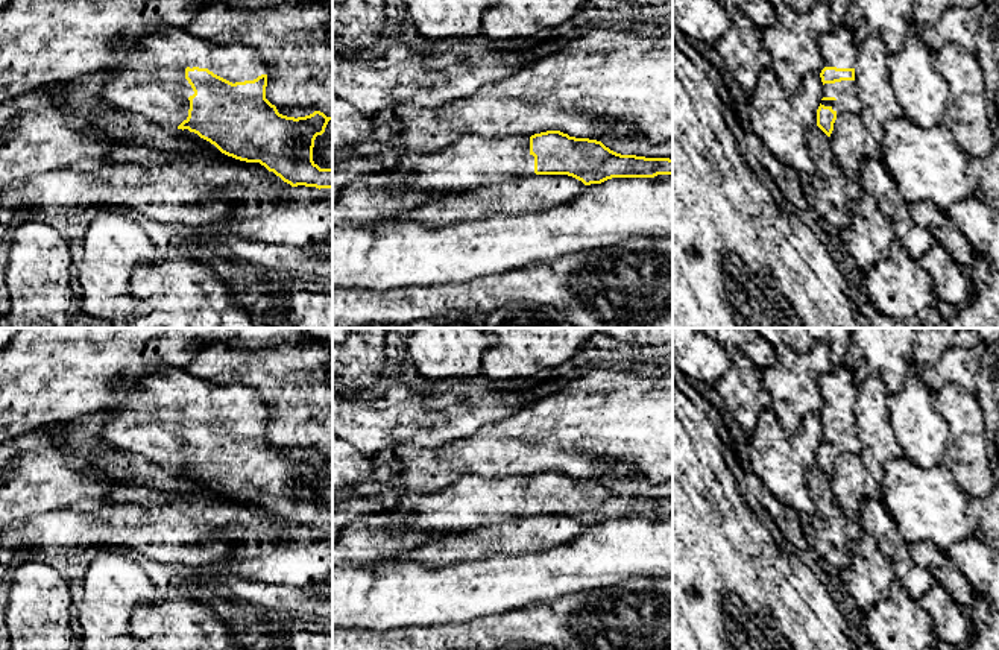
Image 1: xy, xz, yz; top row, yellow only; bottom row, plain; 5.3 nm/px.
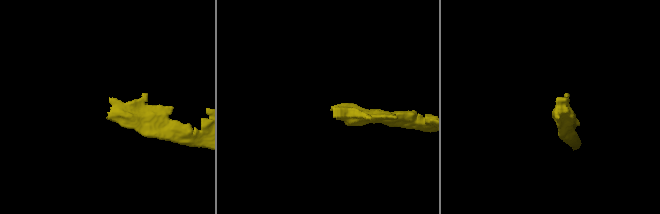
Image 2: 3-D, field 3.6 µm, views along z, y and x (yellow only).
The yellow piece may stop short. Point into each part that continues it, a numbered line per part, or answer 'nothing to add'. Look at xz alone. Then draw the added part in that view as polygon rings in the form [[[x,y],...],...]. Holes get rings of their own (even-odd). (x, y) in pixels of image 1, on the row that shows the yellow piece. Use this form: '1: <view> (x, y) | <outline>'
1: xz (471, 161) | [[[466,135],[431,153],[402,150],[386,176],[418,190],[459,193],[503,178],[534,176],[530,137]]]

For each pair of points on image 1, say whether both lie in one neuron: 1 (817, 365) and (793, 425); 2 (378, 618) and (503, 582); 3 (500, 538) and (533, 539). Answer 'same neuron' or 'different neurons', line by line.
1: same neuron
2: same neuron
3: same neuron

